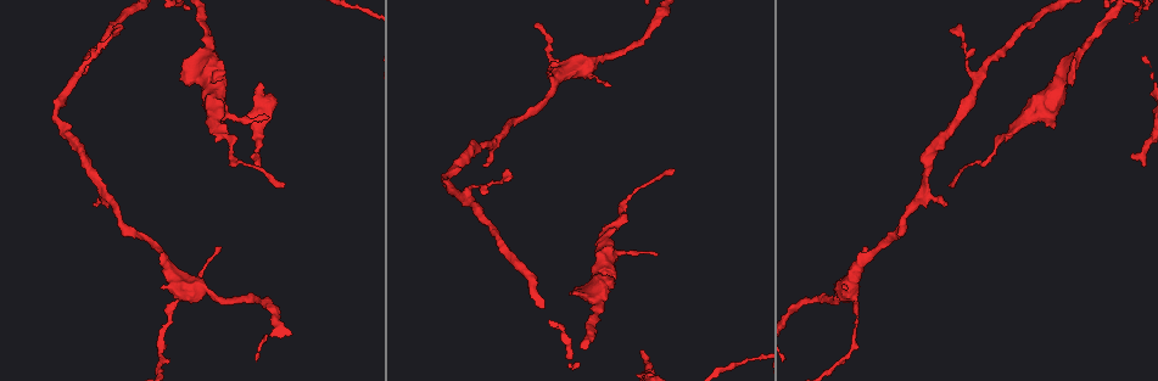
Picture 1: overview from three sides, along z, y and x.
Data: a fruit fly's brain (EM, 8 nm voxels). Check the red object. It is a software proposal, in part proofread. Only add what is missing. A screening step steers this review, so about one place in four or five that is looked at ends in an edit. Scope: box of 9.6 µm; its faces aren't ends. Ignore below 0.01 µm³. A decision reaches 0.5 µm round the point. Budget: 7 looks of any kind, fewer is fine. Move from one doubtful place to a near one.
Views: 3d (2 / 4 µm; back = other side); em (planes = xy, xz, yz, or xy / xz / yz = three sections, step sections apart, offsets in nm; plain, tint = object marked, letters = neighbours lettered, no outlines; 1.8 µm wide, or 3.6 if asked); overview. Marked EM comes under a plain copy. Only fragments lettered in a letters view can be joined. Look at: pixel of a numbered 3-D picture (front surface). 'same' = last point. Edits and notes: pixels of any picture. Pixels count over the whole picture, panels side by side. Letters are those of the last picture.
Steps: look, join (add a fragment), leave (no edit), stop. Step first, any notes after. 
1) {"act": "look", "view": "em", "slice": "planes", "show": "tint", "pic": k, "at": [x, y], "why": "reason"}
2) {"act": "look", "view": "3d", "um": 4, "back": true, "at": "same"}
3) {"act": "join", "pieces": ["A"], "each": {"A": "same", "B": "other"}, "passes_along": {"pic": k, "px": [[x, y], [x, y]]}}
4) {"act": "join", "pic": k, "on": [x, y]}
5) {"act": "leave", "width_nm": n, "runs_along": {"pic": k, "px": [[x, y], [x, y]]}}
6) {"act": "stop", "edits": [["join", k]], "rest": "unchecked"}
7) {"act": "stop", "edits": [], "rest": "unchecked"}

{"act": "look", "view": "3d", "um": 4, "pic": 1, "at": [950, 186], "why": "branch stops here"}

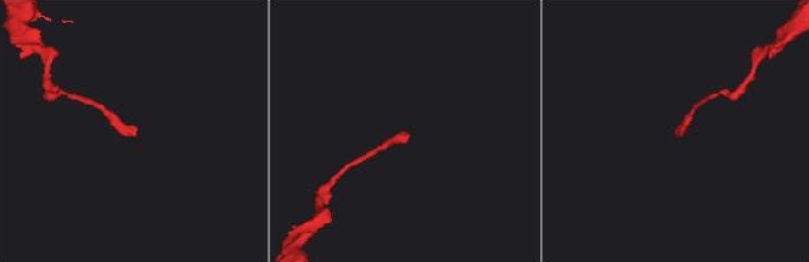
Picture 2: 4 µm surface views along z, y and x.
{"act": "look", "view": "em", "slice": "xy", "step": 16, "show": "tint", "pic": 2, "at": [678, 133]}

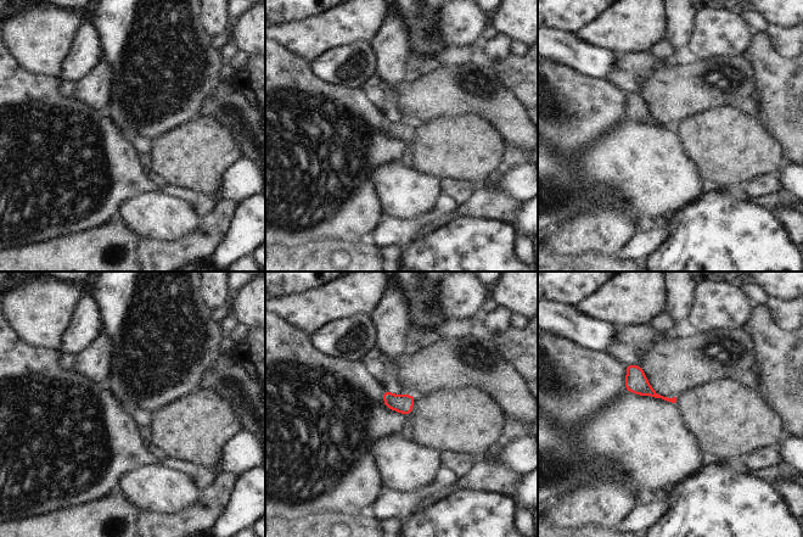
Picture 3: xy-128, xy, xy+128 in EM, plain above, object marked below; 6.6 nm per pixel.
{"act": "look", "view": "em", "slice": "planes", "show": "letters", "at": "same"}

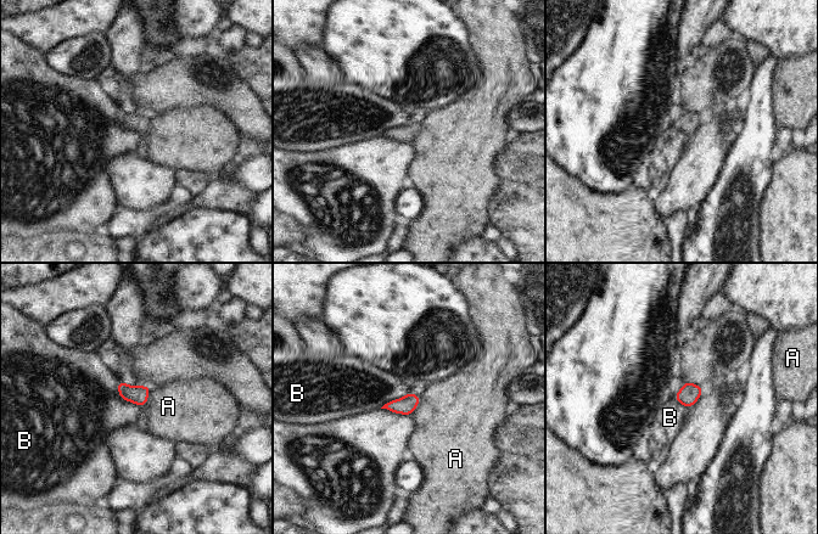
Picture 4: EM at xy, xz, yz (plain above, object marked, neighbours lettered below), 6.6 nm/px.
{"act": "leave", "each": {"A": "other", "B": "other"}, "border": {"pic": 4, "px": [[118, 381], [118, 394], [143, 408]]}, "found": "no lettered fragment goes on from it"}

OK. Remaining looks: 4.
{"act": "look", "view": "3d", "um": 4, "pic": 1, "at": [1052, 126], "why": "free end"}

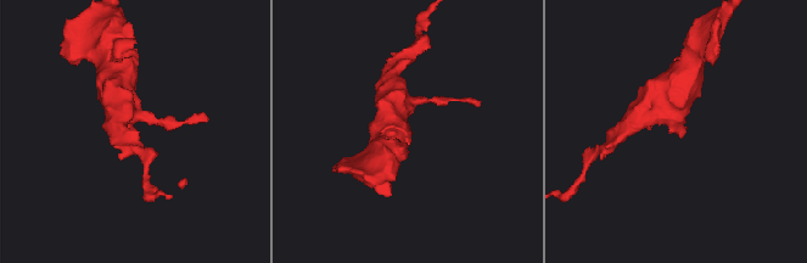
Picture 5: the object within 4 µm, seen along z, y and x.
{"act": "look", "view": "em", "slice": "yz", "step": 4, "show": "tint", "pic": 5, "at": [680, 138], "why": "shape alone is not enough"}

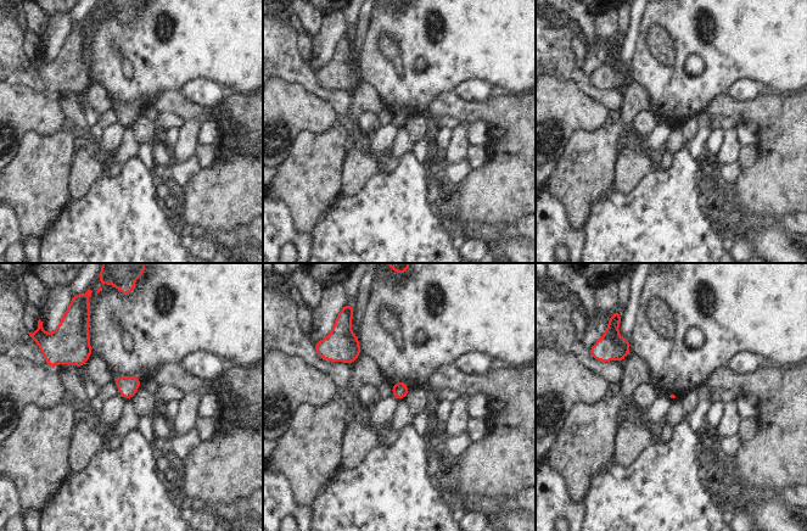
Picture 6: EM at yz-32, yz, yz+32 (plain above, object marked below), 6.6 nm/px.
{"act": "look", "view": "em", "slice": "planes", "show": "letters", "at": "same", "why": "another direction"}

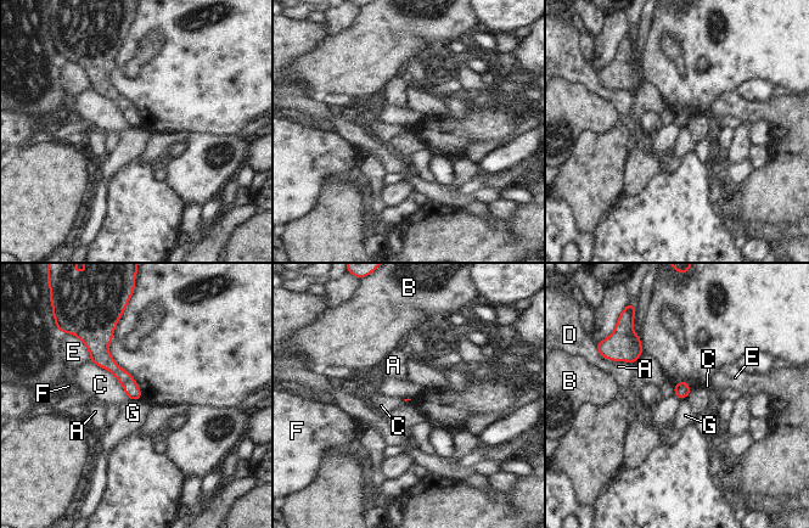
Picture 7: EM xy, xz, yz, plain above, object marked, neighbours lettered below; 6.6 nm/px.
{"act": "leave", "each": {"A": "other", "B": "other", "C": "other", "D": "other", "E": "other", "F": "other", "G": "other"}, "border": {"pic": 7, "px": [[141, 397], [131, 400]]}, "found": "none of them fits"}

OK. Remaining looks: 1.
{"act": "stop", "edits": [], "rest": "unchecked"}

